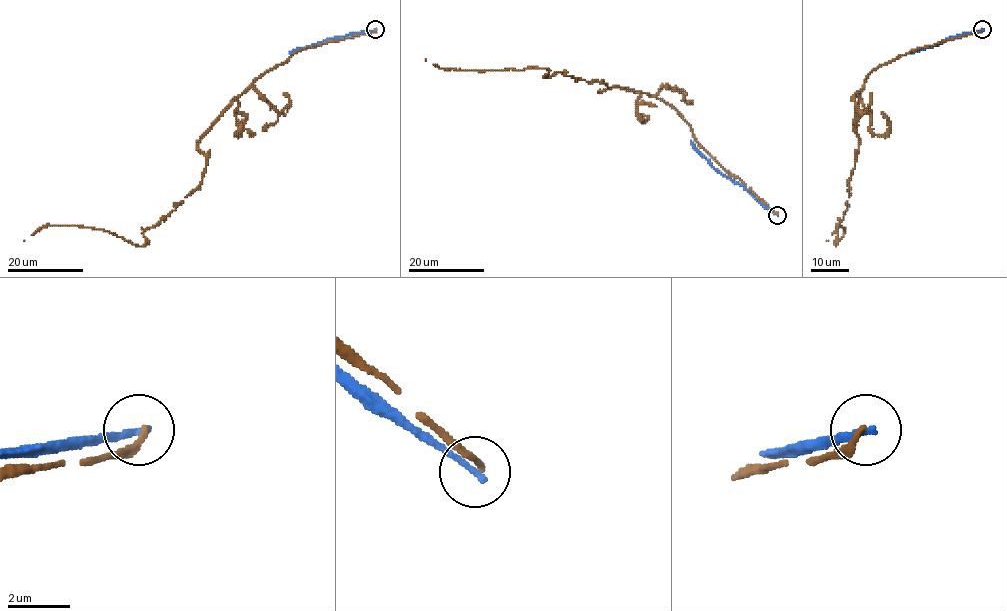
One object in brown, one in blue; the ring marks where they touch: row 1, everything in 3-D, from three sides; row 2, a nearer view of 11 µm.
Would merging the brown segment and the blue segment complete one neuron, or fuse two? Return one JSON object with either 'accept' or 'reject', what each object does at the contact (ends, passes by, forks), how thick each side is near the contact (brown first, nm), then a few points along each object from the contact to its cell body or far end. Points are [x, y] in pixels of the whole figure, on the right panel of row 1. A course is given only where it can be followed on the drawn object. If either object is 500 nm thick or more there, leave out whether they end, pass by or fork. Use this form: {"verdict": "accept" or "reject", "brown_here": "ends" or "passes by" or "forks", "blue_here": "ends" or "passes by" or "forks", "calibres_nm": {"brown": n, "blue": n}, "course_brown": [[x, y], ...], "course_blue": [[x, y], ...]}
{"verdict": "reject", "brown_here": "ends", "blue_here": "ends", "calibres_nm": {"brown": 170, "blue": 200}, "course_brown": [[982, 29], [912, 50], [866, 77], [845, 231], [835, 246], [836, 225], [827, 241]], "course_blue": [[982, 29], [948, 37], [908, 54]]}

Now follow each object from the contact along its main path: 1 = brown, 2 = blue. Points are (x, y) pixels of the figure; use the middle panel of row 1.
1: (777, 214), (660, 99), (544, 68), (425, 59)
2: (777, 214), (765, 208), (742, 186), (724, 177), (690, 141)

